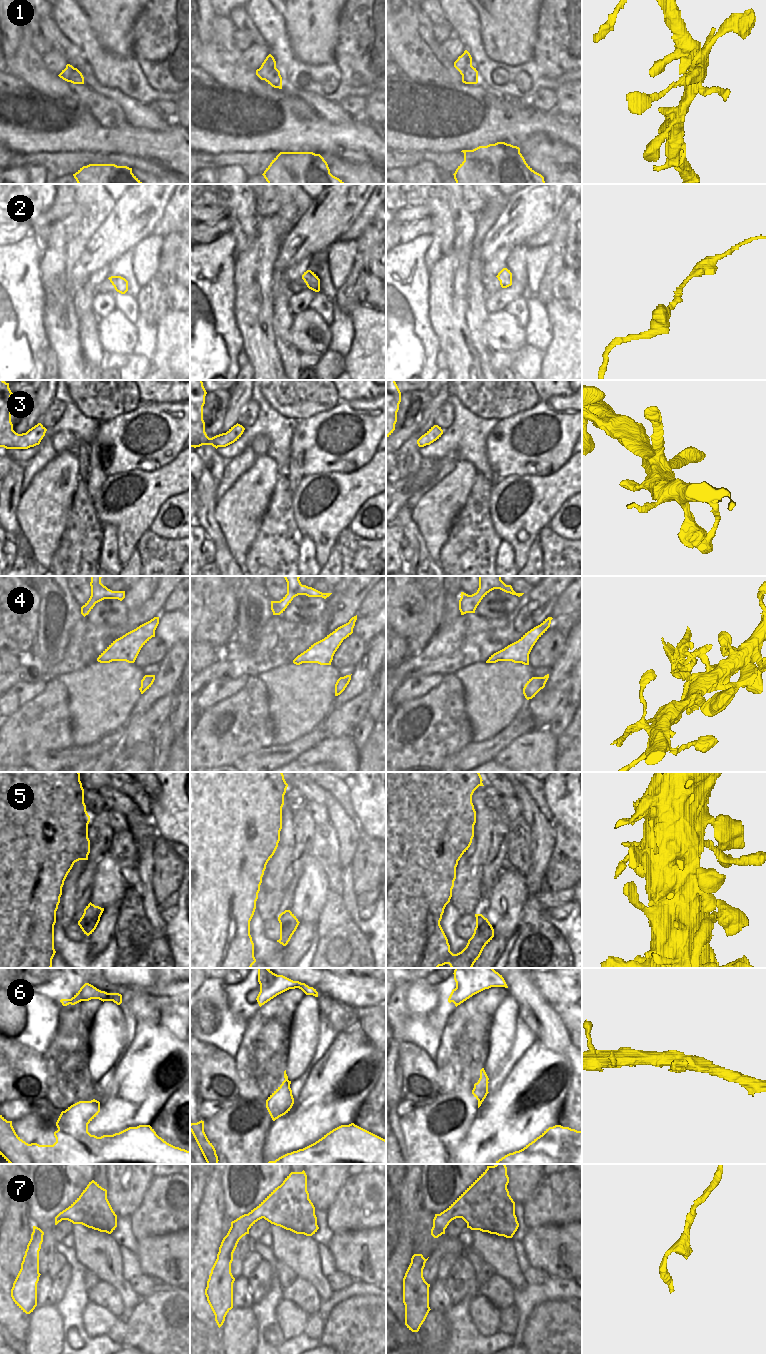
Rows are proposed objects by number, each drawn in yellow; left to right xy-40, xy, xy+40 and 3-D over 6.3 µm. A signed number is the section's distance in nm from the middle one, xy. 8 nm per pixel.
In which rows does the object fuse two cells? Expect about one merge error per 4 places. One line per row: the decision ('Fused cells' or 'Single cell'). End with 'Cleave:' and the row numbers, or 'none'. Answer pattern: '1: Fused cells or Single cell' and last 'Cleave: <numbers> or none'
1: Fused cells
2: Single cell
3: Single cell
4: Fused cells
5: Single cell
6: Single cell
7: Single cell
Cleave: 1, 4

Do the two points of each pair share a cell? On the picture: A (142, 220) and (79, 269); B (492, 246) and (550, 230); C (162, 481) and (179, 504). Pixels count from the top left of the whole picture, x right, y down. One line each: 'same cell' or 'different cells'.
A: same cell
B: different cells
C: different cells

